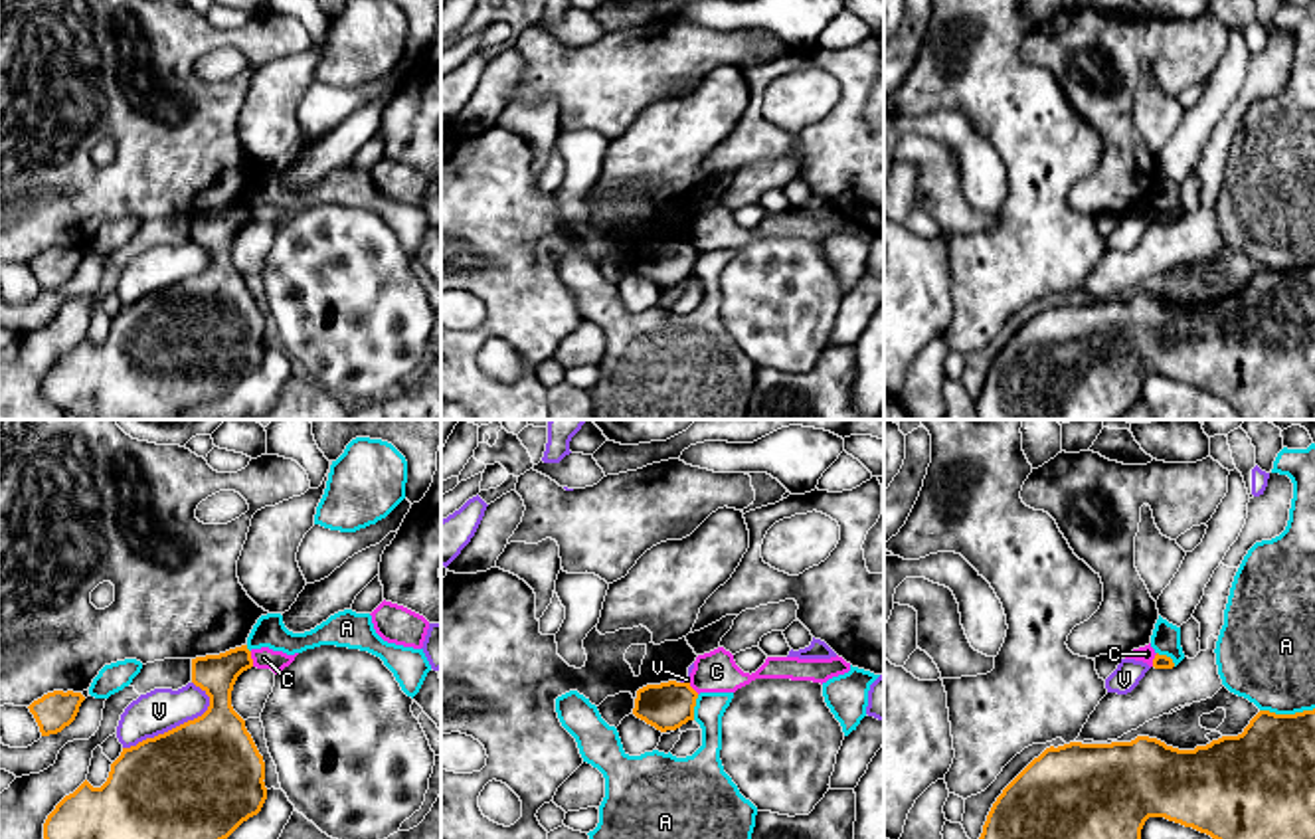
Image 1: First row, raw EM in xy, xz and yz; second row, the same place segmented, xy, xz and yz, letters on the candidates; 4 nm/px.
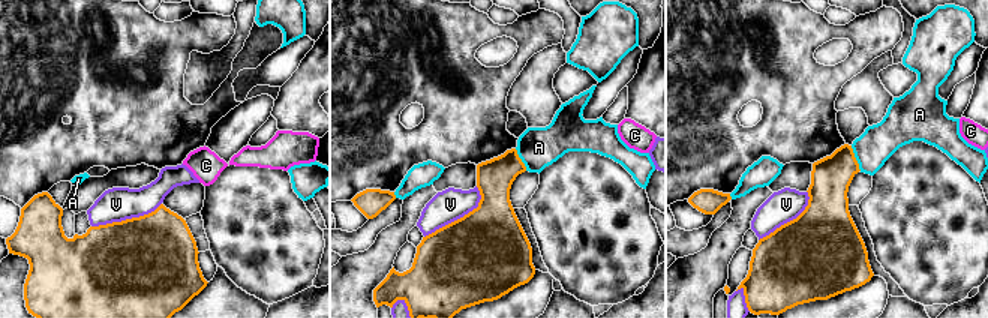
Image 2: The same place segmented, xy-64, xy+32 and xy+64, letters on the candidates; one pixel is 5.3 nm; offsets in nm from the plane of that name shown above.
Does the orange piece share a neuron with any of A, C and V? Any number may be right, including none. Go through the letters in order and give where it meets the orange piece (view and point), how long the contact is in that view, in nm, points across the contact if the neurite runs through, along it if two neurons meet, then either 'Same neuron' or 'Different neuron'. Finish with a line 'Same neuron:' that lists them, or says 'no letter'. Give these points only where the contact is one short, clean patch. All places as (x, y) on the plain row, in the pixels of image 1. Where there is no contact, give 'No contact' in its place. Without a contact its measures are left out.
A: Touches orange at yz (1286, 272). Shared border 220 nm. Different neuron
C: Touches orange at xy (252, 216). Shared border 70 nm. Boundary: xy (250, 208), (254, 222). Different neuron
V: Touches orange at xy (173, 285). Shared border 420 nm. Different neuron
Same neuron: no letter

